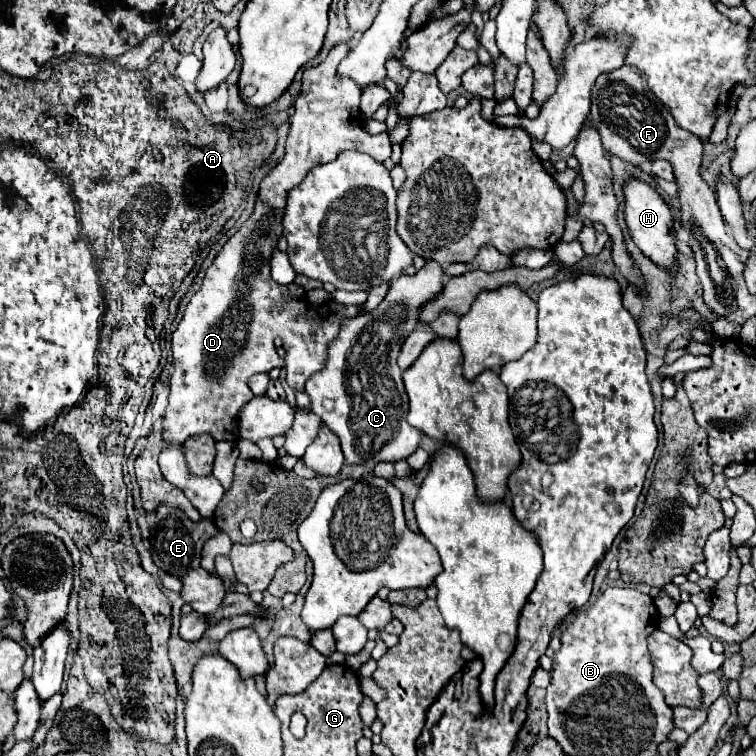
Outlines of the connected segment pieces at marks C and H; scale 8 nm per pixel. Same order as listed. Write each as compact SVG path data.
M426 262L414 276L394 280L376 310L344 322L328 350L328 366L306 382L310 408L340 438L346 464L396 462L408 458L418 448L424 432L406 420L408 396L396 358L404 338L418 324L416 310L442 290L444 280L444 270L436 262Z
M628 176L624 180L624 220L634 244L656 264L672 266L676 262L676 236L672 228L672 212L662 200L660 192L650 184L638 180L636 176Z

